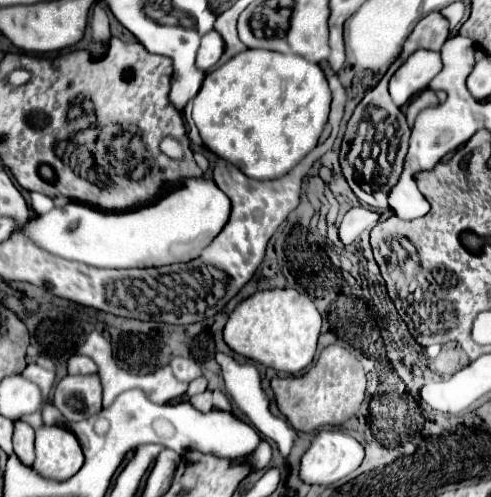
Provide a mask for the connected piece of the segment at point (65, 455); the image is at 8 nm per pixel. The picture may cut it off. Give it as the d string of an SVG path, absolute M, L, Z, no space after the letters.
M39 427L35 433L37 459L33 469L53 481L67 481L83 467L83 451L65 427Z

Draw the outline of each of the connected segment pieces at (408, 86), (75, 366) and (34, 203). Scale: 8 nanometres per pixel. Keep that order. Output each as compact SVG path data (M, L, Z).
M431 51L413 53L391 77L389 93L397 107L403 107L413 95L427 89L431 79L441 71L441 55Z
M73 355L69 359L69 375L79 375L79 373L95 373L97 375L97 365L85 355Z
M31 193L31 207L37 215L43 215L53 209L53 199L43 193Z

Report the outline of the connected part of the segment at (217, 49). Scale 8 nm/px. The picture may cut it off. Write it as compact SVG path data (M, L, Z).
M209 31L201 39L201 47L197 51L197 69L207 73L221 59L223 49L225 49L225 43L223 43L221 35L217 31Z

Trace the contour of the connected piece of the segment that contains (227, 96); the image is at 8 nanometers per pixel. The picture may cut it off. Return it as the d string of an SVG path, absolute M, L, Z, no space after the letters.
M245 49L239 55L235 55L231 61L223 63L221 67L217 67L215 71L211 71L211 73L205 75L203 87L201 87L201 91L193 99L193 123L199 129L199 135L203 139L203 145L209 151L213 151L215 155L219 155L221 159L237 165L247 177L253 177L253 179L277 179L277 177L283 177L285 173L289 173L317 145L319 135L323 133L325 123L327 123L329 103L331 103L331 91L329 91L329 85L327 85L325 75L323 75L323 71L321 71L321 67L317 63L309 63L309 61L305 61L299 55L285 55L285 53L265 51L265 49Z

